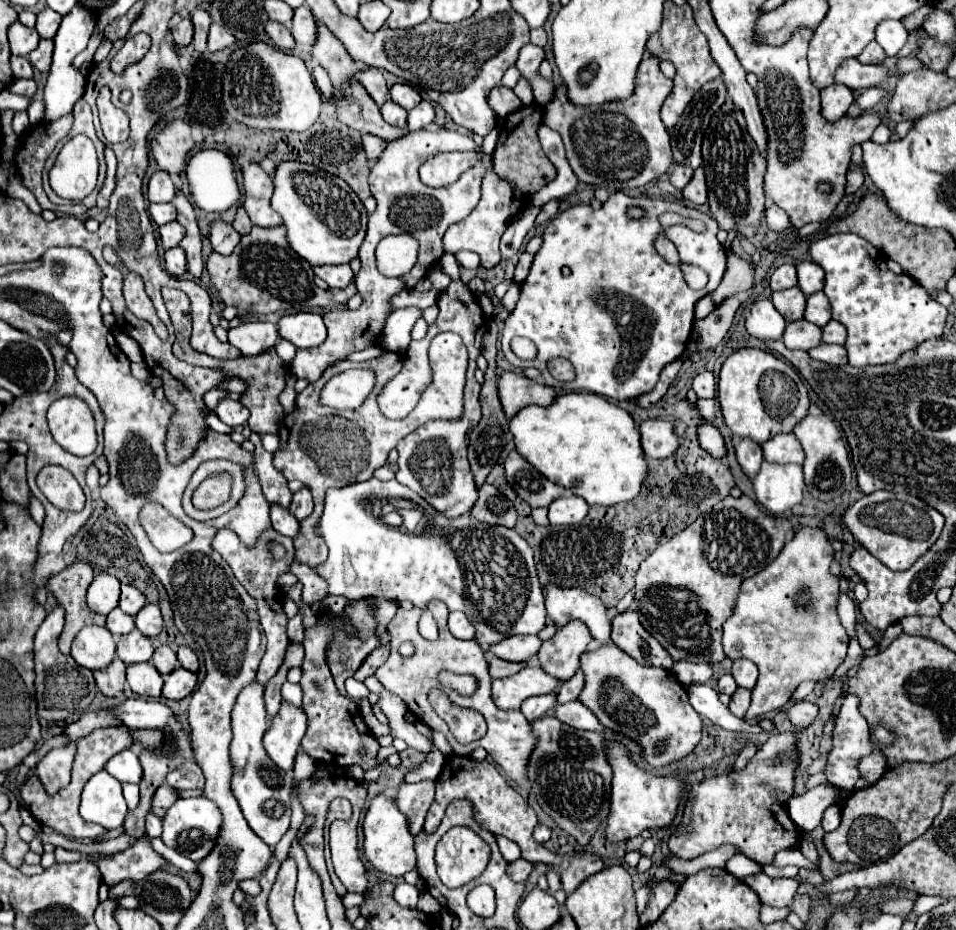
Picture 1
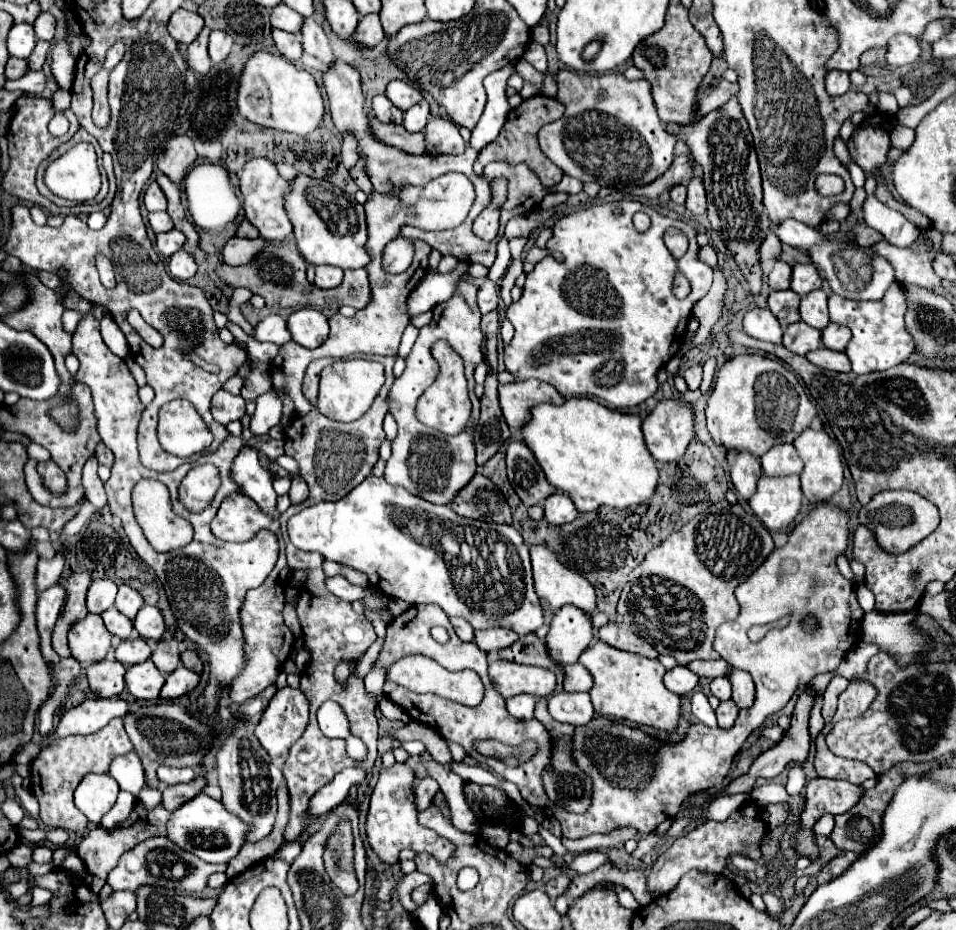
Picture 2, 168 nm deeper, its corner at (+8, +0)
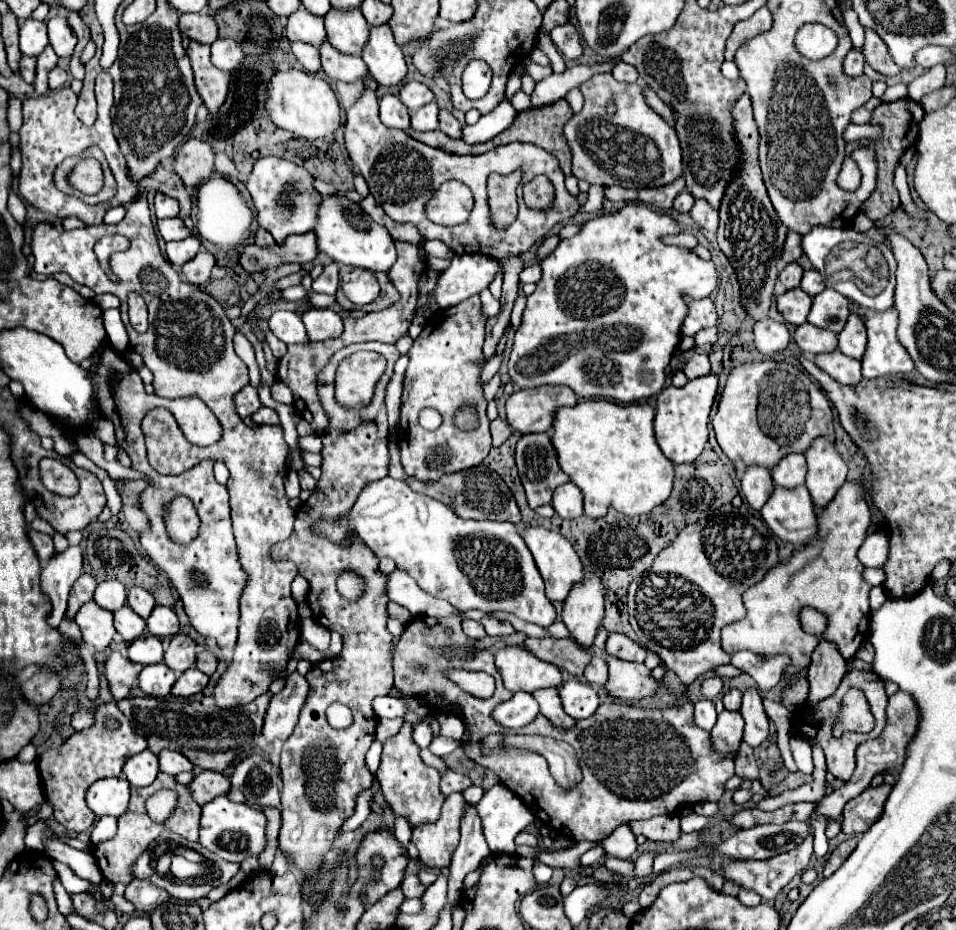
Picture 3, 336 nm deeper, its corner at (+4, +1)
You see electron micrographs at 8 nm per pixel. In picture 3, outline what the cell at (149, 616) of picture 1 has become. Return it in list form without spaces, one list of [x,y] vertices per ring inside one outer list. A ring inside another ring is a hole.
[[[155,606],[151,616],[147,618],[147,630],[157,638],[175,636],[179,632],[179,622],[175,612],[167,606]]]

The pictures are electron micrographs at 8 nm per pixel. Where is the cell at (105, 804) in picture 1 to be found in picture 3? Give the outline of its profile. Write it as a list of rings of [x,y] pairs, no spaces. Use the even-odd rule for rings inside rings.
[[[101,778],[85,794],[95,816],[121,816],[129,804],[129,782],[125,778]]]

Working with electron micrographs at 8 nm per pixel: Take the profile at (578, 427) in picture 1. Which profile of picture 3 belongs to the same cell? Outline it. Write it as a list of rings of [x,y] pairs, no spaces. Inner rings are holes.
[[[583,400],[573,408],[559,408],[553,416],[551,442],[559,456],[559,466],[571,478],[571,482],[583,492],[584,514],[591,518],[601,518],[609,508],[623,512],[627,516],[641,516],[651,512],[655,506],[663,504],[673,486],[673,464],[663,456],[661,448],[653,436],[653,416],[655,410],[649,404],[629,404],[617,406],[607,400]]]

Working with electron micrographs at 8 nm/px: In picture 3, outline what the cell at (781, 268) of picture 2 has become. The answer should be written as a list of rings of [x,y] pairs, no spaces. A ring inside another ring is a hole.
[[[795,262],[787,264],[787,266],[779,272],[779,280],[783,282],[783,286],[785,286],[787,290],[797,288],[799,282],[801,282],[801,276],[803,276],[803,268],[801,268],[799,264],[795,264]]]

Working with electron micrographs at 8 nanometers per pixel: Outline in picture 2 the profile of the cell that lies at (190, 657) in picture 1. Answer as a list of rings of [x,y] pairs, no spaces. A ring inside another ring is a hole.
[[[183,651],[183,653],[181,653],[181,663],[183,663],[187,669],[195,671],[195,673],[201,673],[201,671],[203,671],[203,661],[199,659],[199,655],[197,655],[195,651]]]

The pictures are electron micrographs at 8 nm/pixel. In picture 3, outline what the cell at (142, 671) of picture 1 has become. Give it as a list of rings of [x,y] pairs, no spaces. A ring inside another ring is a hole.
[[[159,662],[159,664],[151,664],[145,666],[139,674],[139,688],[153,698],[167,698],[171,694],[171,686],[175,684],[177,676],[173,674],[171,668],[167,668],[167,664]]]

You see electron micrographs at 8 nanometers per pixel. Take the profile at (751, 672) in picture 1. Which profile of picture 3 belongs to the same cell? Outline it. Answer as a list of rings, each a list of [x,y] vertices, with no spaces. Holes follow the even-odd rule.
[[[747,688],[743,692],[743,704],[741,704],[741,716],[745,720],[745,736],[743,740],[749,746],[759,746],[767,734],[769,734],[769,720],[761,704],[761,696],[755,688]]]

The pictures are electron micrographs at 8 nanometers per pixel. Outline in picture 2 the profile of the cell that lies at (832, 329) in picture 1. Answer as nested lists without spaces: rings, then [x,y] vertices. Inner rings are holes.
[[[829,323],[827,329],[823,329],[823,345],[827,349],[833,349],[833,351],[845,351],[847,343],[851,341],[851,331],[843,325],[837,325],[837,323]]]

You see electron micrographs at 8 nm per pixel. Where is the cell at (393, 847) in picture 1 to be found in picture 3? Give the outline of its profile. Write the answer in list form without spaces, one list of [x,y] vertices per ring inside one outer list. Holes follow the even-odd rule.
[[[405,722],[401,732],[393,738],[389,738],[385,744],[383,744],[383,754],[381,754],[381,766],[377,770],[377,780],[381,784],[381,790],[383,790],[383,796],[385,796],[385,802],[389,804],[391,812],[395,816],[403,816],[407,818],[409,826],[415,828],[419,824],[429,824],[429,822],[435,822],[439,812],[441,812],[441,806],[443,806],[443,794],[439,792],[439,772],[427,764],[421,762],[419,758],[419,748],[417,744],[413,742],[411,738],[411,724]]]

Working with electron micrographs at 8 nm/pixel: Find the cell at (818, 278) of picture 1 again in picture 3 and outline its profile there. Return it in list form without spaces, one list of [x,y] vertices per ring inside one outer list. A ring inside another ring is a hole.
[[[805,270],[803,272],[803,280],[801,280],[801,290],[807,292],[809,296],[815,296],[815,294],[823,292],[825,290],[823,276],[817,270]]]

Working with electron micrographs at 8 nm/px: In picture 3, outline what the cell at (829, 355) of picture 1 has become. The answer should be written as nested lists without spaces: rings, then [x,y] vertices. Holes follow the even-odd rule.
[[[835,350],[835,352],[827,352],[827,354],[819,354],[813,358],[813,362],[825,370],[831,378],[835,378],[839,384],[857,384],[861,382],[861,362],[855,358],[845,356],[843,352]]]

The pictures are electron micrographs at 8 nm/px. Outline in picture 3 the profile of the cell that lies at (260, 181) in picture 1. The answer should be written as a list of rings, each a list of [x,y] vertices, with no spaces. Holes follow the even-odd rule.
[[[275,156],[259,158],[245,186],[253,198],[259,226],[265,228],[275,238],[275,242],[283,242],[289,234],[303,234],[313,230],[321,198],[313,188],[313,176],[305,168]]]

